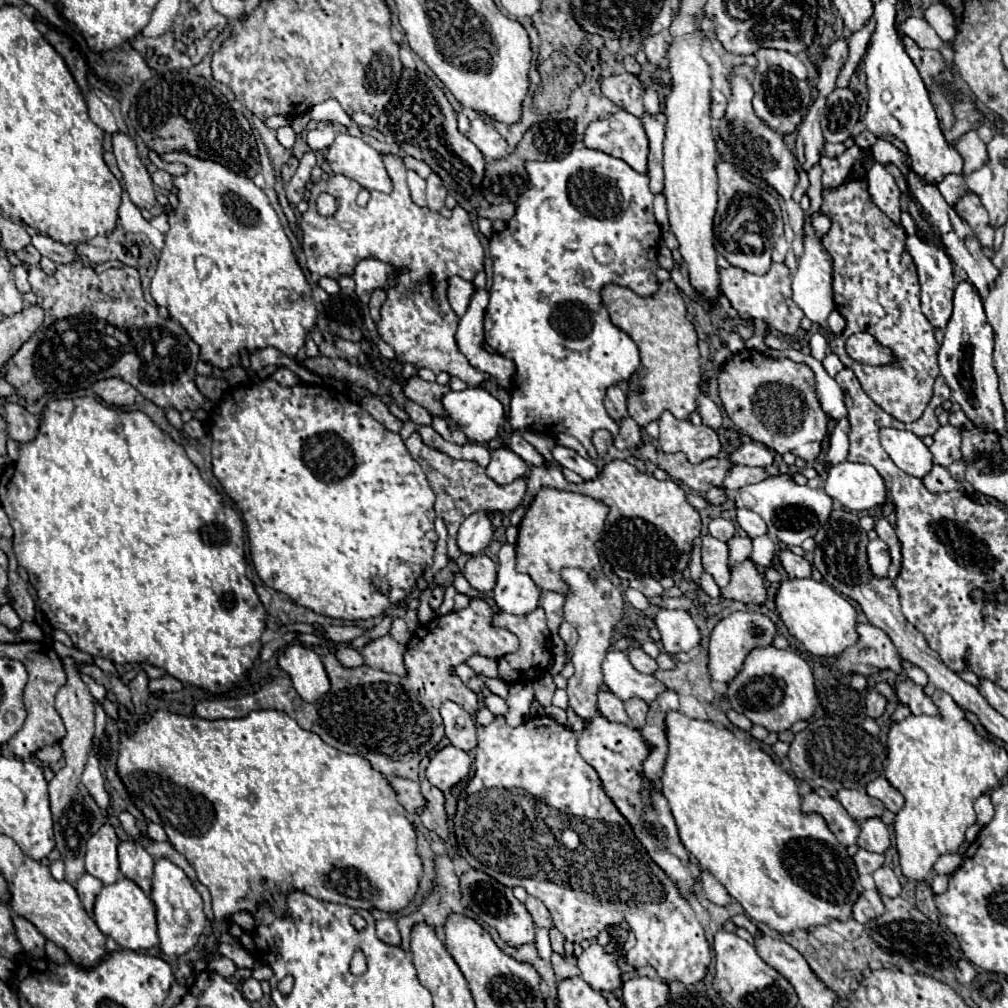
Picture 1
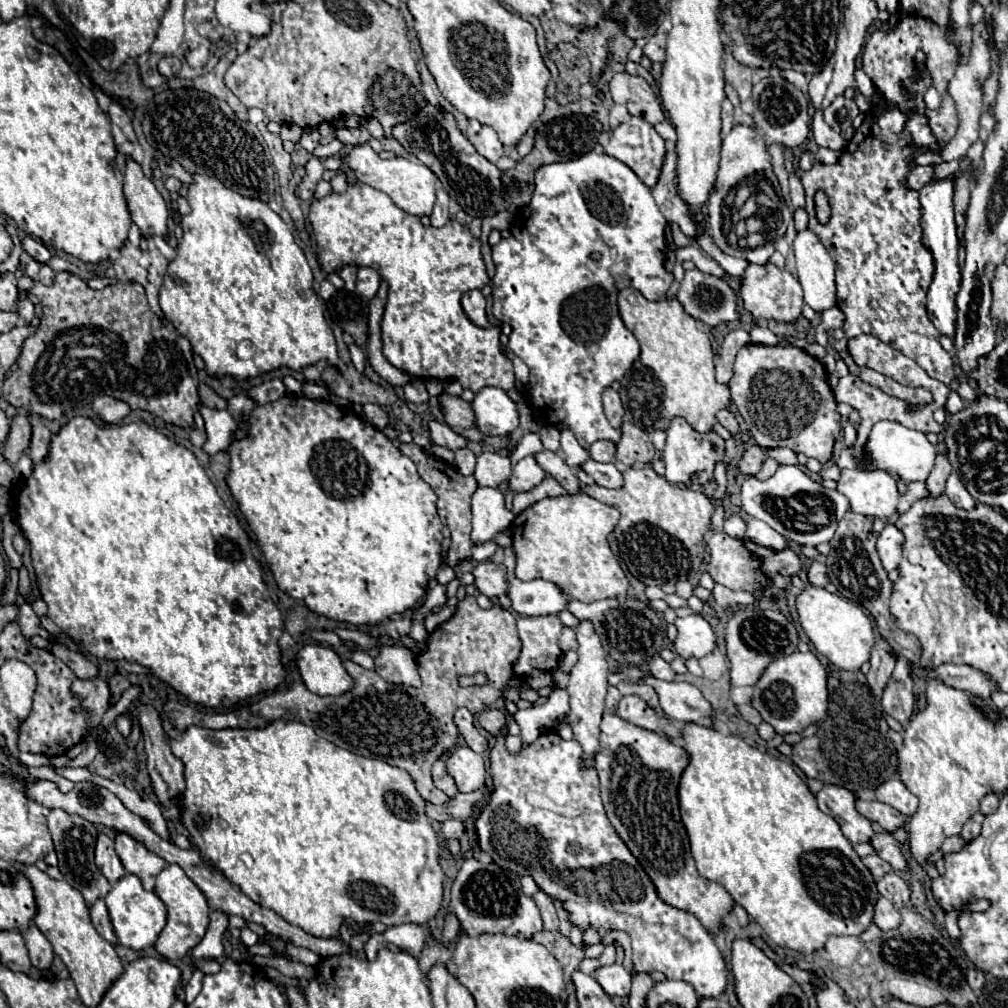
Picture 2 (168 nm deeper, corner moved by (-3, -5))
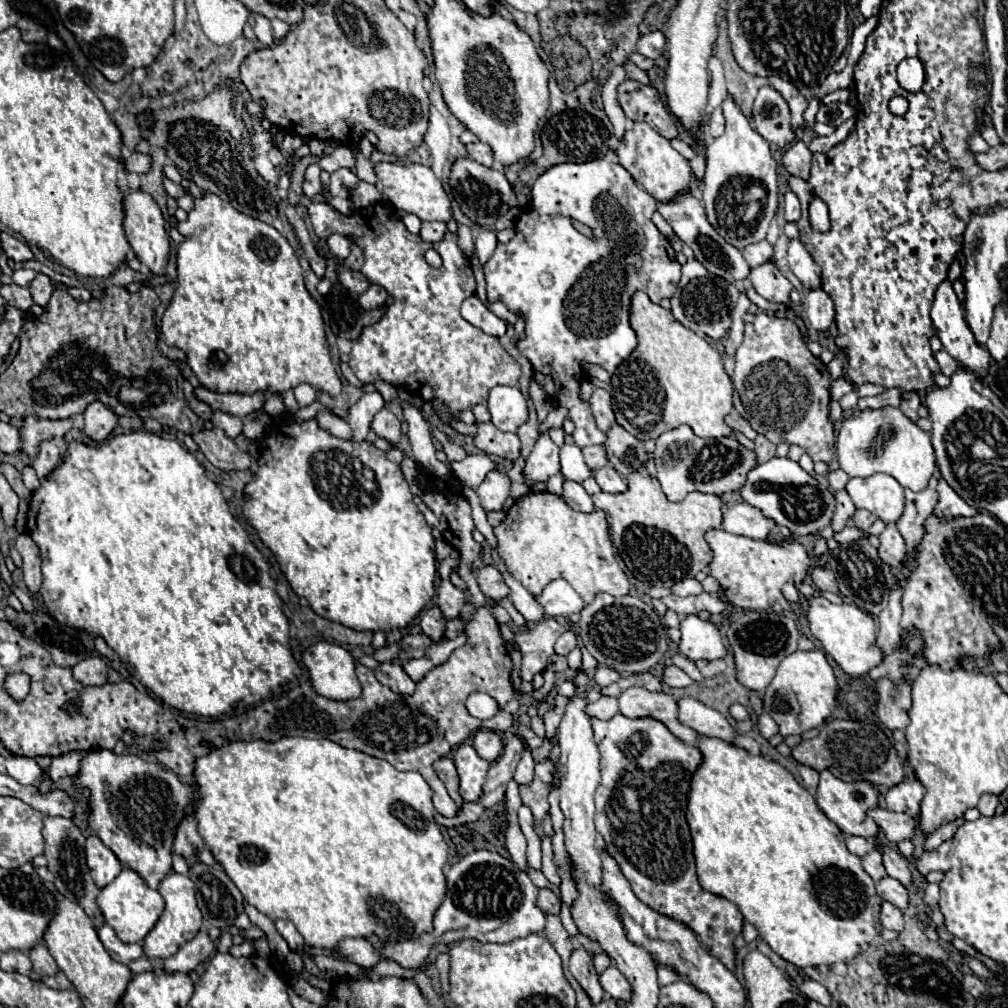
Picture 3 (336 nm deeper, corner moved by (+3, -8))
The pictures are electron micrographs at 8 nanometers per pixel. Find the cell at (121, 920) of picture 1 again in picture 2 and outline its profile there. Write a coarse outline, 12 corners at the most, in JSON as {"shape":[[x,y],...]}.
{"shape":[[136,875],[106,895],[120,945],[142,951],[166,925],[166,905]]}

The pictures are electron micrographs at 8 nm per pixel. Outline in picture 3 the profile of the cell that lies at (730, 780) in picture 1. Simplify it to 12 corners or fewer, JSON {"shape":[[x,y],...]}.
{"shape":[[700,736],[704,890],[794,966],[880,936],[880,896],[780,764]]}

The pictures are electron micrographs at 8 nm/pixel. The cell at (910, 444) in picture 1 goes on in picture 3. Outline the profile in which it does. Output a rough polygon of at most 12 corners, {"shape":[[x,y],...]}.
{"shape":[[892,406],[854,412],[836,438],[848,476],[914,492],[936,472],[930,436]]}

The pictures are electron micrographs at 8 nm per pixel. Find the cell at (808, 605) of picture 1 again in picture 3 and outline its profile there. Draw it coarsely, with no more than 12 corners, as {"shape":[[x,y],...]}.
{"shape":[[814,594],[810,632],[850,676],[882,662],[870,614]]}

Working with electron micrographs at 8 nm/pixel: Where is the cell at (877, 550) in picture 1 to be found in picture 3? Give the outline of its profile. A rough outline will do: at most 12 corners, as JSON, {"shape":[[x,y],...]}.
{"shape":[[896,524],[880,534],[878,556],[898,568],[906,556]]}

